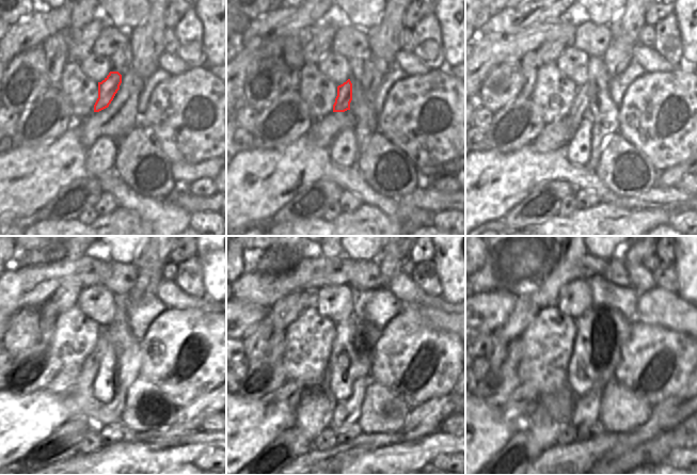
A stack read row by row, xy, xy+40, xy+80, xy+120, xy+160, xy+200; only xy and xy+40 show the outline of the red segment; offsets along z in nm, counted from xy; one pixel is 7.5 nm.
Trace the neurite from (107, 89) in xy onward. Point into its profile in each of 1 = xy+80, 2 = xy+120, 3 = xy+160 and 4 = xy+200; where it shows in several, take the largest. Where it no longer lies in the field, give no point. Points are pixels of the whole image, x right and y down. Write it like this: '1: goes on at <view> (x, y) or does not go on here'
1: goes on at xy+80 (581, 104)
2: goes on at xy+120 (90, 367)
3: goes on at xy+160 (315, 410)
4: goes on at xy+200 (553, 411)

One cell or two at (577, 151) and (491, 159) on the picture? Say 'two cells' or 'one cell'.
two cells

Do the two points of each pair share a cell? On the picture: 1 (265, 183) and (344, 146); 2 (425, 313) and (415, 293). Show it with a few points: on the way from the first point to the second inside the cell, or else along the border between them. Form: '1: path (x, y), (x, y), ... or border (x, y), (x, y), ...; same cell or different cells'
1: border (328, 148), (328, 155), (335, 163), (350, 167); different cells
2: border (404, 303), (440, 307), (446, 312); different cells

